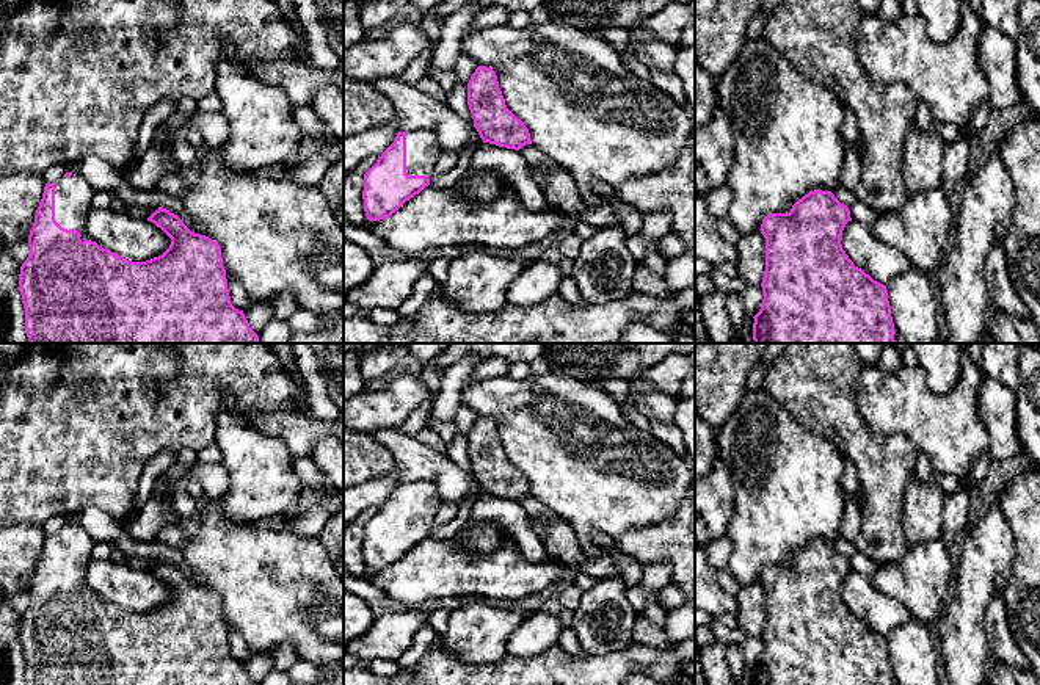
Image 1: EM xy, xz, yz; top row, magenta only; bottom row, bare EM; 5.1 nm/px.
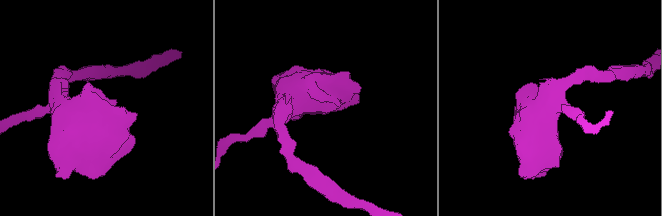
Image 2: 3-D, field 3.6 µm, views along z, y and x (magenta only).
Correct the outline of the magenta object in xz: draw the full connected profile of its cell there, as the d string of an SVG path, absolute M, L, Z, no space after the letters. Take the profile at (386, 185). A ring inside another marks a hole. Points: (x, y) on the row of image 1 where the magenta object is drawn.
M433 130L398 132L394 143L364 174L364 212L380 221L430 185L441 144Z

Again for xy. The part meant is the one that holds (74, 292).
M66 172L44 187L28 235L30 254L19 274L28 343L259 343L243 310L231 303L216 241L191 232L177 215L158 207L147 221L171 238L169 248L146 262L127 260L88 238L85 223L93 196L93 187L80 172Z

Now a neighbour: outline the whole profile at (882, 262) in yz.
M853 219L845 224L841 245L855 266L883 285L913 266L902 251L882 243L872 226Z

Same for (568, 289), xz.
M571 276L562 277L557 293L571 304L579 304L579 306L588 304L588 301L580 295L579 287Z

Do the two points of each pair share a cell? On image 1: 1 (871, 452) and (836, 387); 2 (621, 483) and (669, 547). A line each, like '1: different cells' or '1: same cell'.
1: same cell
2: different cells

